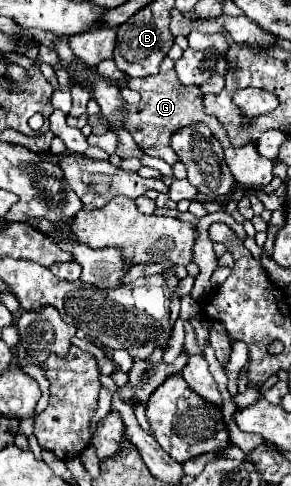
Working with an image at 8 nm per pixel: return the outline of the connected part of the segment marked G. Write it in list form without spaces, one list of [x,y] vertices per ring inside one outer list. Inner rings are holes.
[[[168,56],[162,60],[160,72],[156,76],[130,78],[128,88],[136,90],[140,94],[140,102],[136,106],[124,106],[124,128],[132,134],[134,142],[140,146],[140,150],[144,154],[162,158],[164,162],[174,166],[178,162],[178,158],[176,158],[176,152],[170,148],[170,136],[176,130],[180,130],[184,126],[192,126],[197,122],[203,122],[210,128],[210,132],[222,144],[224,150],[230,146],[228,136],[224,134],[224,128],[220,122],[214,116],[204,112],[202,90],[198,86],[180,84],[180,80],[176,78],[176,72],[174,72],[174,64]]]

